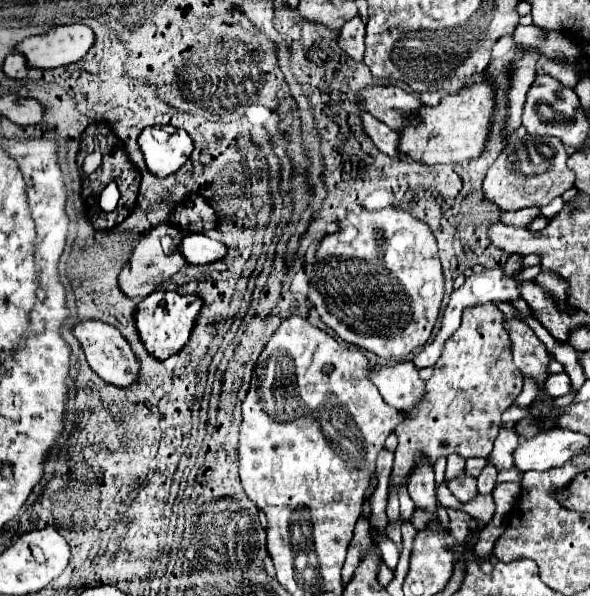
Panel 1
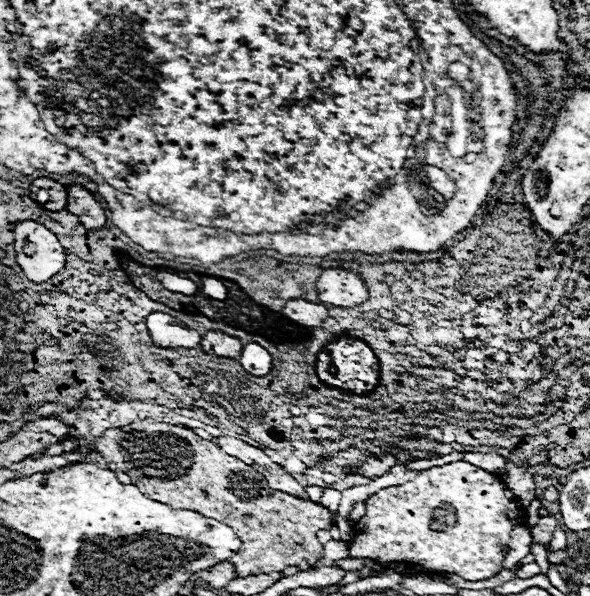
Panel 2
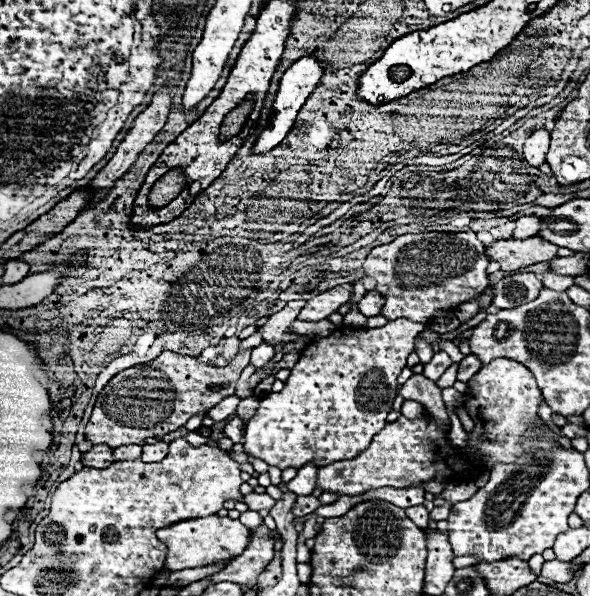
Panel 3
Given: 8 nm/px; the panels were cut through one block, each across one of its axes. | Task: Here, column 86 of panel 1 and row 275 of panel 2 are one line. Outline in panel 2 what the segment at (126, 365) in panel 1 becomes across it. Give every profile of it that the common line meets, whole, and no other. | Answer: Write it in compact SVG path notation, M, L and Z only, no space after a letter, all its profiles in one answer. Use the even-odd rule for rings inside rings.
M328 268L320 274L316 286L318 298L322 304L332 306L358 306L368 300L368 288L360 274L342 270L342 268Z

